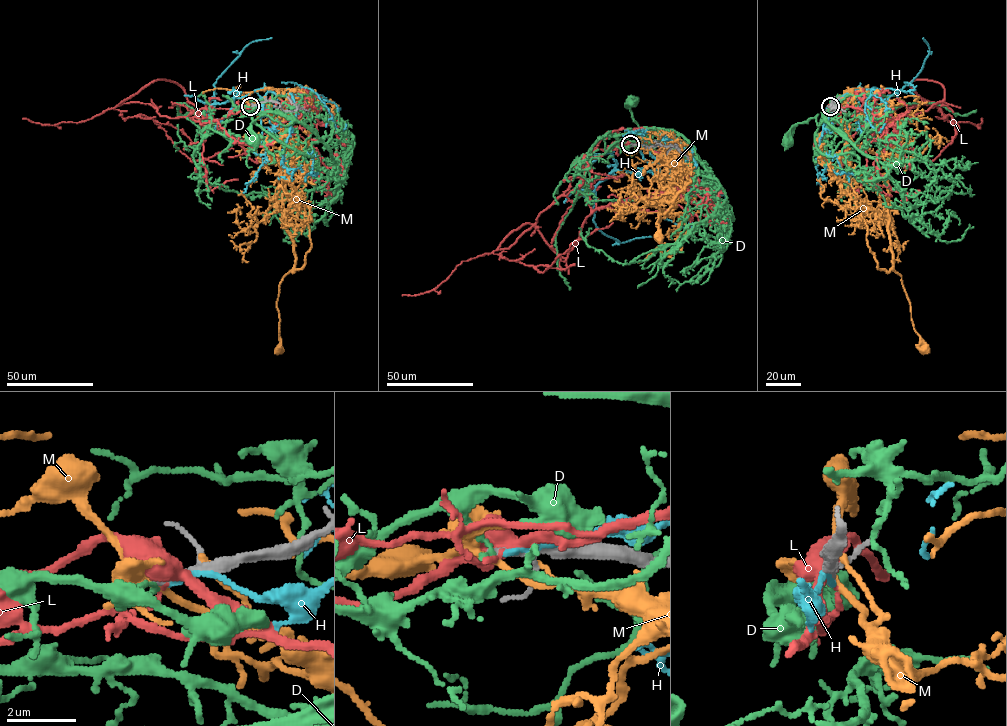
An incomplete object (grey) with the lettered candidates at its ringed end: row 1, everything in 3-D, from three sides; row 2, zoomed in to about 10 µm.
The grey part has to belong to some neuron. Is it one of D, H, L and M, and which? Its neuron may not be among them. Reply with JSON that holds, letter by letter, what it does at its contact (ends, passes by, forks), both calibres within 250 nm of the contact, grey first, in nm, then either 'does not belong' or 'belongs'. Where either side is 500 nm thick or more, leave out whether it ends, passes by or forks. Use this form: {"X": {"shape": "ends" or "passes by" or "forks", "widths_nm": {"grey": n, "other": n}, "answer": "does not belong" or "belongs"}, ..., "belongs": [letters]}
{"D": {"shape": "ends", "widths_nm": {"grey": 200, "other": 200}, "answer": "does not belong"}, "H": {"shape": "ends", "widths_nm": {"grey": 240, "other": 190}, "answer": "does not belong"}, "L": {"shape": "forks", "widths_nm": {"grey": 180, "other": 420}, "answer": "does not belong"}, "M": {"shape": "forks", "widths_nm": {"grey": 200, "other": 240}, "answer": "does not belong"}, "belongs": []}

